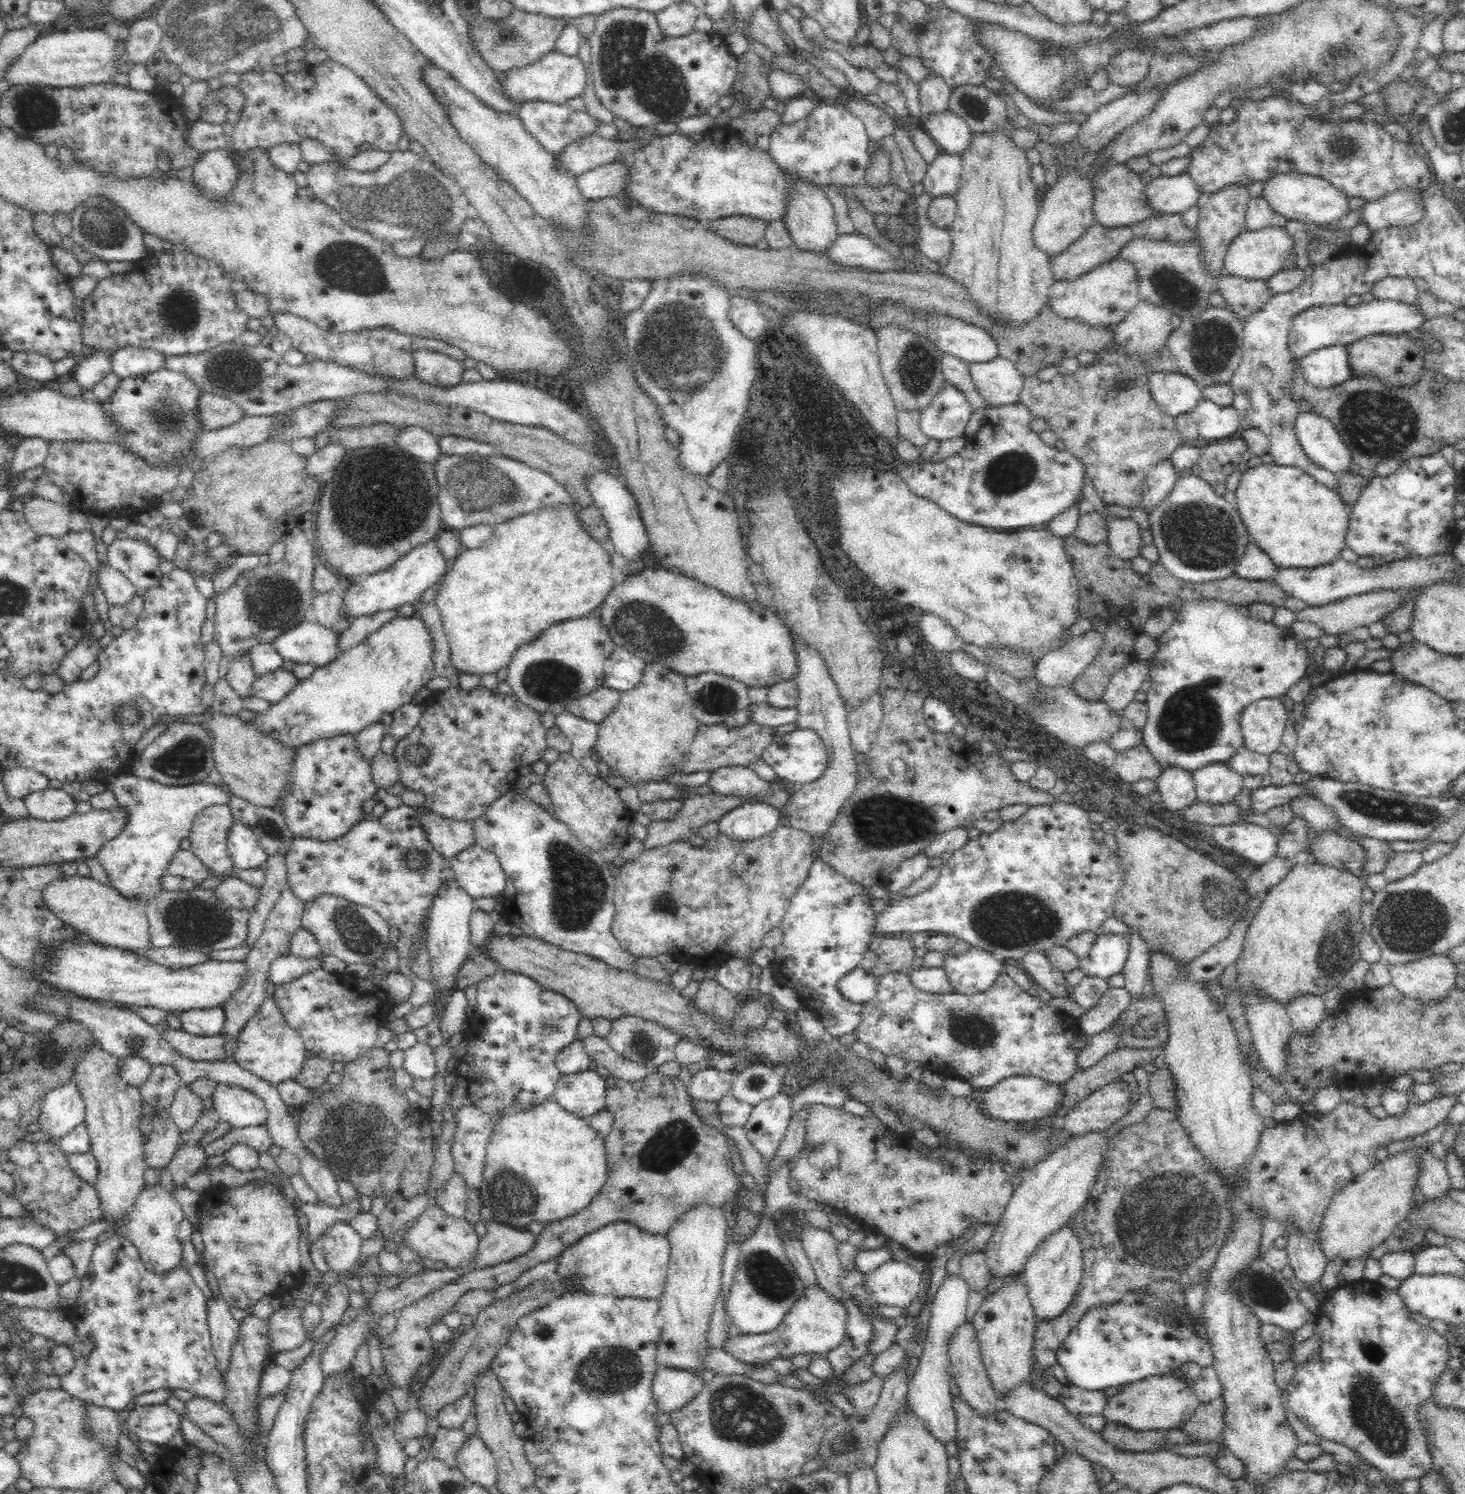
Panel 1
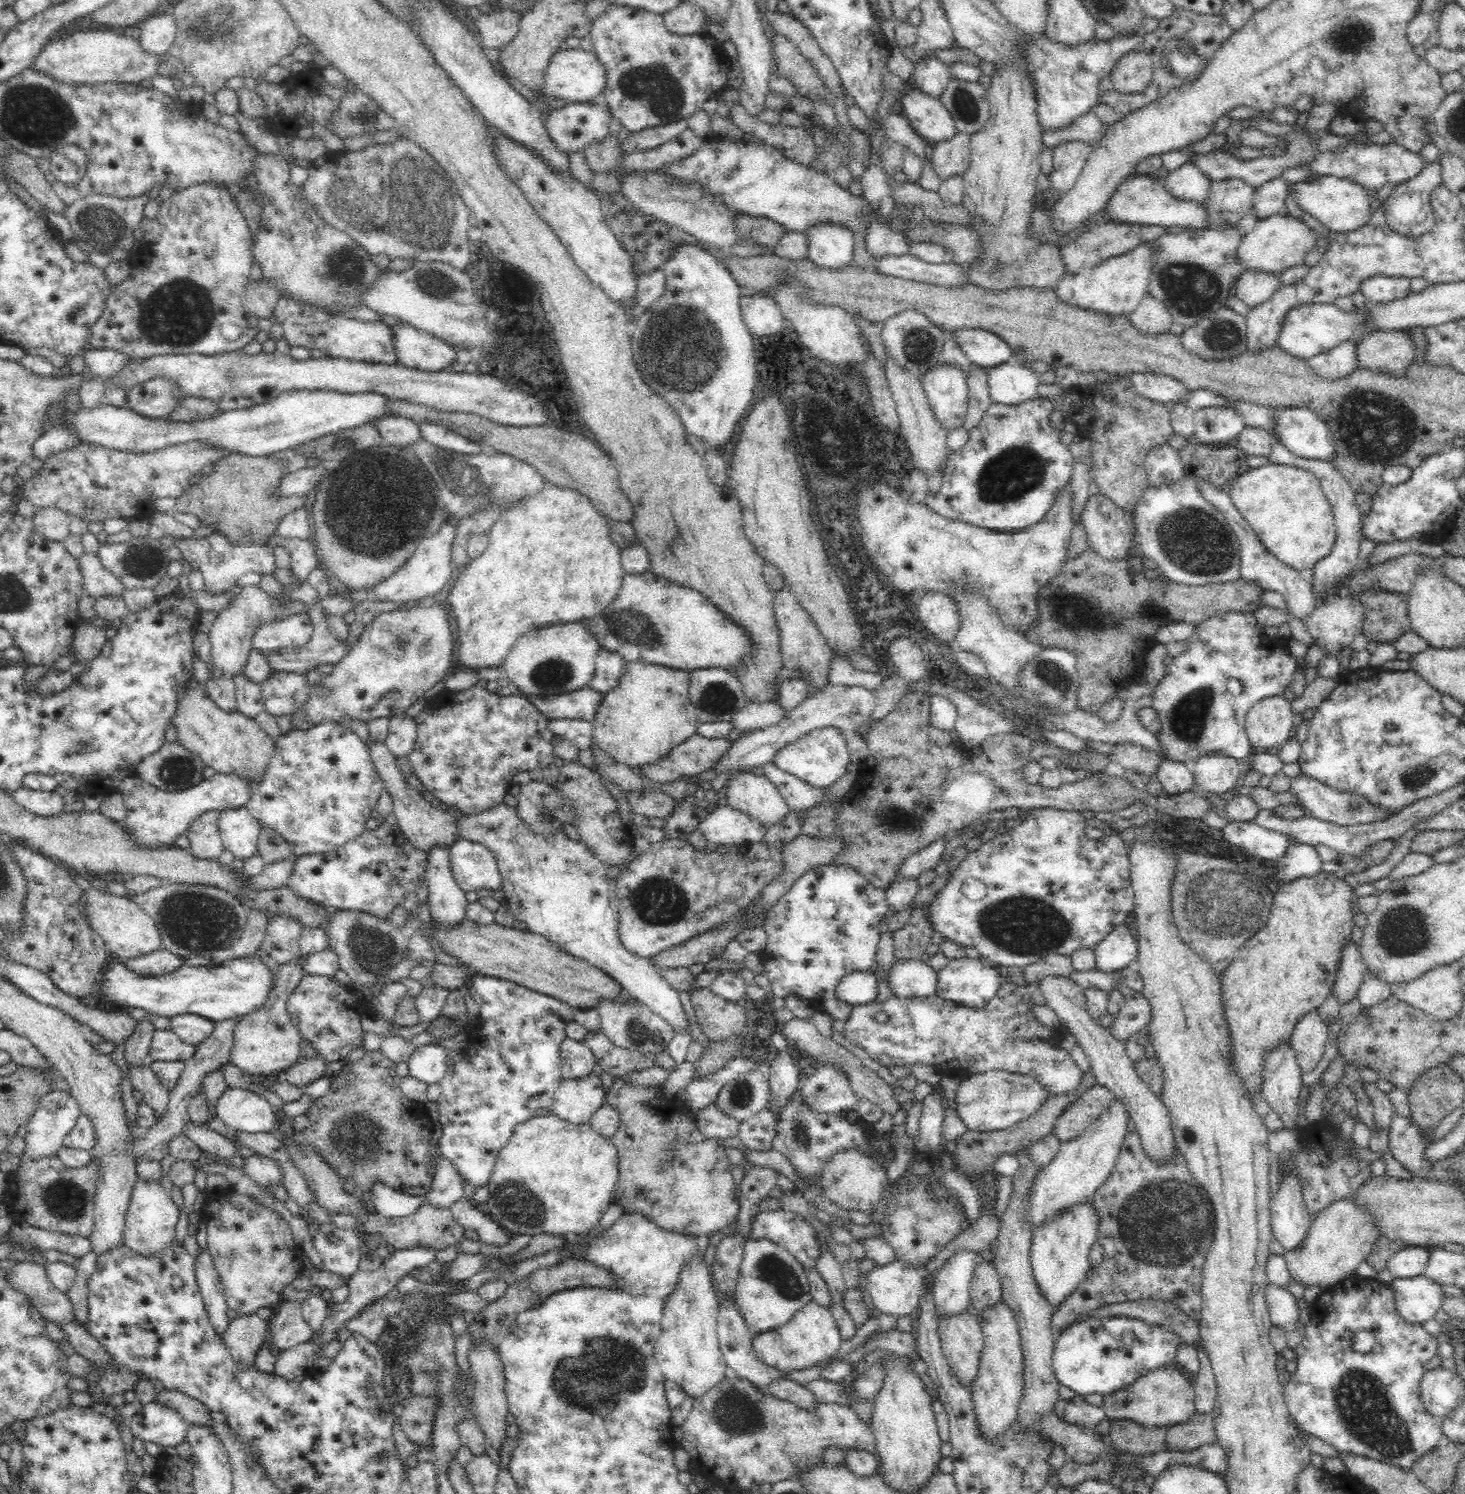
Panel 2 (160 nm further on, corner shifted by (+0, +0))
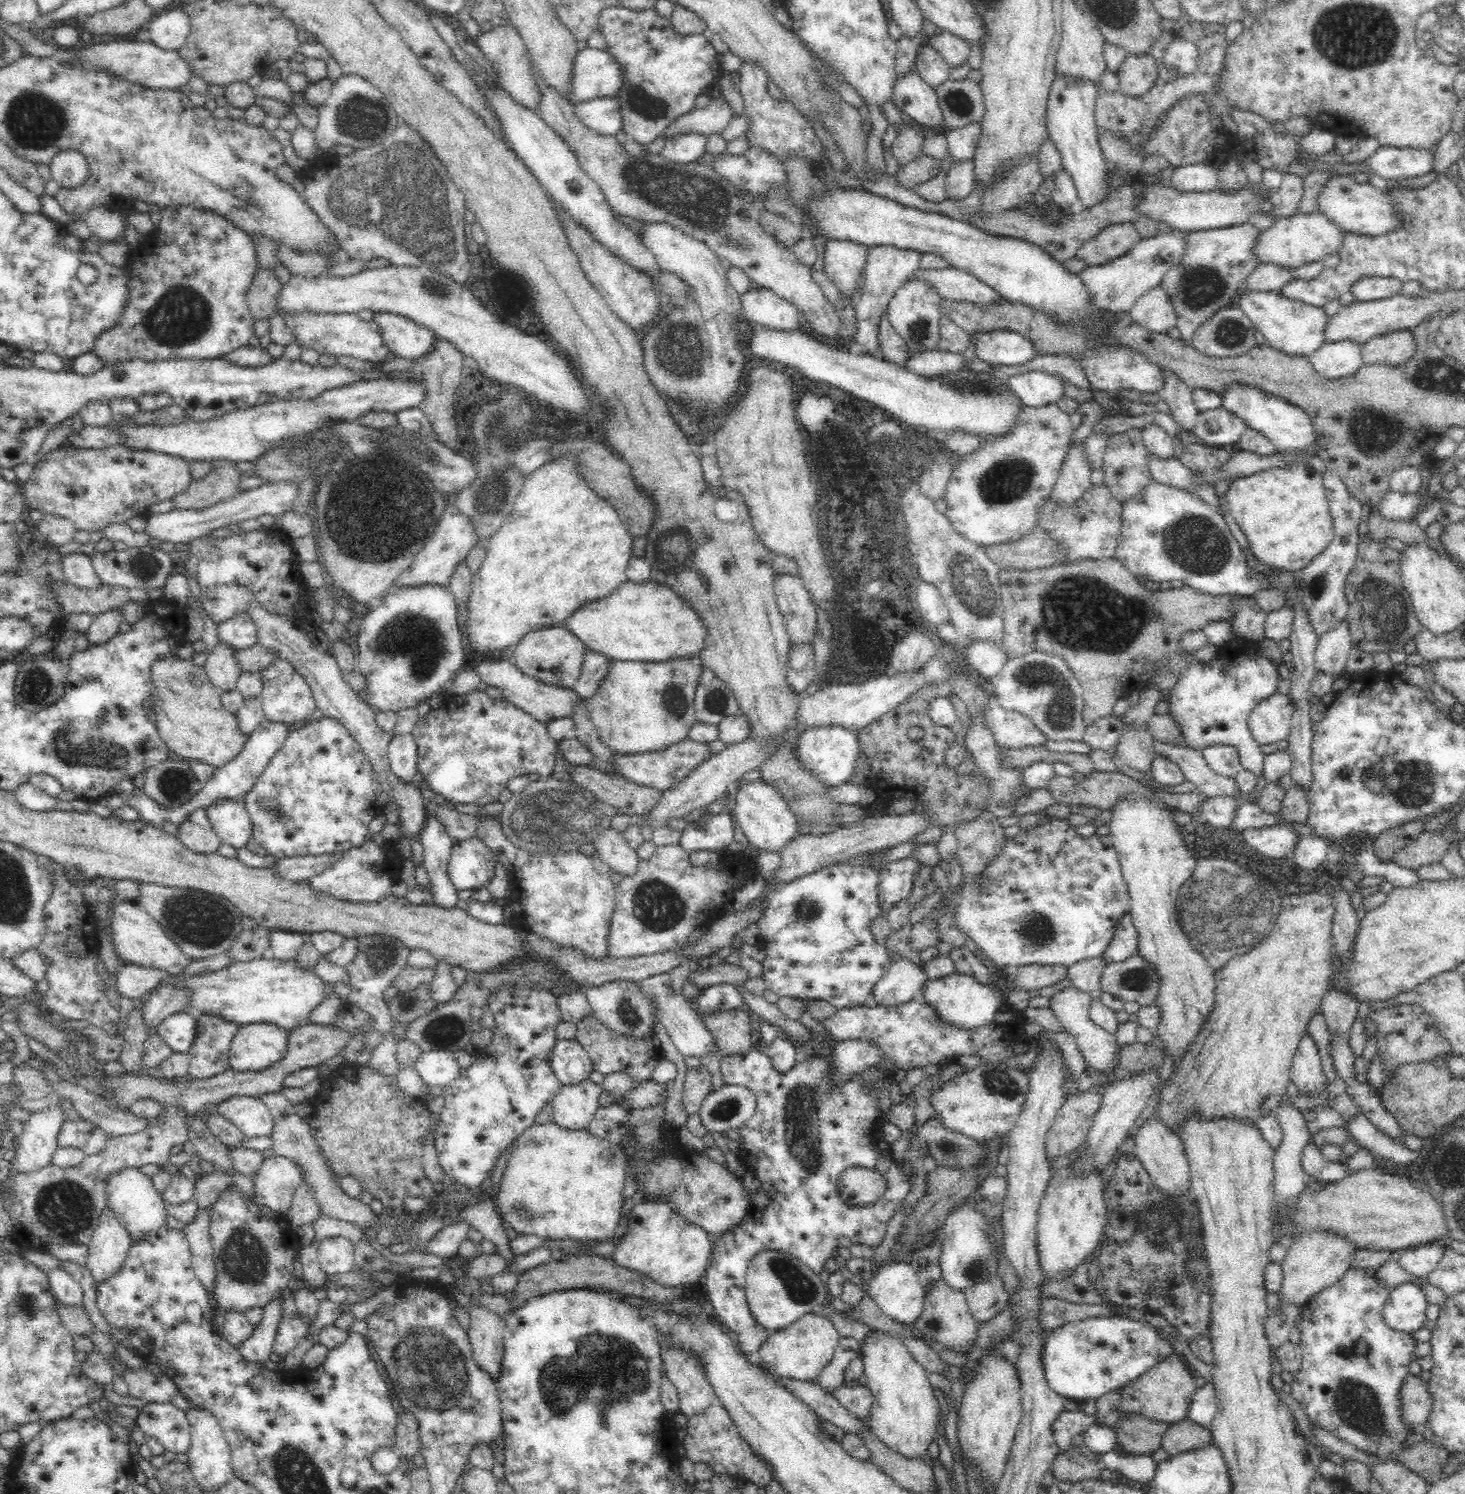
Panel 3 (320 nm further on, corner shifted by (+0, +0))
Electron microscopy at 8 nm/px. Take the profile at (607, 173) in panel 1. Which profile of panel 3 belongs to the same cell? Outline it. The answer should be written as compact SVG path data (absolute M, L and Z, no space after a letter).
M699 133L677 135L666 139L661 155L678 164L694 162L706 153L707 137Z

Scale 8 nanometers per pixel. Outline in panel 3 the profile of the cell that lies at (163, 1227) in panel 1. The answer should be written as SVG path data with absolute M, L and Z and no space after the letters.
M124 1168L122 1171L108 1174L104 1186L106 1206L112 1210L120 1224L130 1233L133 1240L144 1238L146 1234L164 1226L168 1212L163 1195L160 1195L152 1185L151 1177L142 1174L136 1168Z

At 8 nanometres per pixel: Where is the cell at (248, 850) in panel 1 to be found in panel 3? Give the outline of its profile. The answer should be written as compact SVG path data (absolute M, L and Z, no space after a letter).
M226 798L222 802L208 804L204 809L222 843L242 848L248 842L253 827L244 802Z

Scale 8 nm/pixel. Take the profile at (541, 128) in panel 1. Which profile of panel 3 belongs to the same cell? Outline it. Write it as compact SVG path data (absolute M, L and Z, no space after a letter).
M616 97L585 101L574 107L580 123L601 136L616 136L624 130L621 105Z

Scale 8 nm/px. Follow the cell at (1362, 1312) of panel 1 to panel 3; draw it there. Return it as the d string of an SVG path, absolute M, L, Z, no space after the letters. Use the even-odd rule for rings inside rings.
M1350 1268L1338 1282L1321 1291L1302 1306L1294 1320L1294 1327L1300 1329L1298 1345L1303 1352L1303 1361L1291 1383L1291 1395L1298 1400L1311 1422L1340 1437L1340 1440L1353 1444L1358 1450L1376 1456L1402 1453L1405 1450L1402 1442L1414 1428L1406 1427L1400 1417L1398 1392L1408 1374L1408 1363L1416 1360L1414 1348L1417 1343L1410 1333L1399 1333L1384 1323L1382 1306L1388 1299L1389 1288L1380 1283L1372 1272L1369 1275L1367 1270ZM1359 1340L1368 1345L1366 1356L1354 1354Z

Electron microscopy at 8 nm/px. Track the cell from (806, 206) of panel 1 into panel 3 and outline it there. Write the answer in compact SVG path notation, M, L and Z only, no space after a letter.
M829 239L825 244L824 270L841 297L851 300L854 306L860 296L865 264L869 255L865 244L847 240Z

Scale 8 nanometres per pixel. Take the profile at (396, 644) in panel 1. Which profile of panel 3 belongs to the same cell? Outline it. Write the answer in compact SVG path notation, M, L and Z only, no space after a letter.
M428 584L416 587L396 587L392 588L384 598L381 605L373 605L367 609L368 615L364 618L358 633L358 656L355 656L356 671L368 679L368 694L362 697L373 708L373 710L394 710L399 711L404 708L417 707L422 701L428 701L430 696L443 695L448 691L450 682L459 674L462 662L464 662L464 646L462 645L462 634L458 624L458 606L455 599L448 591L446 586L440 584Z

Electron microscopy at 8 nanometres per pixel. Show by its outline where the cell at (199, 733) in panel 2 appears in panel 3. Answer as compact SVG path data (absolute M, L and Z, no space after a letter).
M164 654L152 662L151 682L154 689L148 696L152 714L156 715L157 731L168 750L181 758L195 758L212 766L224 766L232 760L249 739L240 733L236 715L224 708L218 692L203 667L176 654Z

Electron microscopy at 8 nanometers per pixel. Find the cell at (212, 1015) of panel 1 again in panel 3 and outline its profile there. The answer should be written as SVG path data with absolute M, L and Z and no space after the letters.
M184 1012L168 1016L166 1020L155 1028L156 1035L160 1036L173 1052L187 1053L196 1037L196 1022L190 1014L185 1014Z

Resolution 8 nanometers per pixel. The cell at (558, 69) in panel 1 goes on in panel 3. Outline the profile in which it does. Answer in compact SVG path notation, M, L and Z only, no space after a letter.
M586 47L574 60L572 103L617 97L624 86L624 71L618 60L605 49Z

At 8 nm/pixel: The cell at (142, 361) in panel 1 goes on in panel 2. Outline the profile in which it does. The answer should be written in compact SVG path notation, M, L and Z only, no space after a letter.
M91 348L84 351L82 357L85 364L85 372L99 377L118 374L122 370L122 366L130 364L132 359L122 352Z

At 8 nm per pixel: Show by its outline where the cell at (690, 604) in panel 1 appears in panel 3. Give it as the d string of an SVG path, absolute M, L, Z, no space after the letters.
M624 582L601 600L585 603L559 626L568 628L588 650L616 660L664 662L672 656L700 655L706 629L692 606L662 584Z

